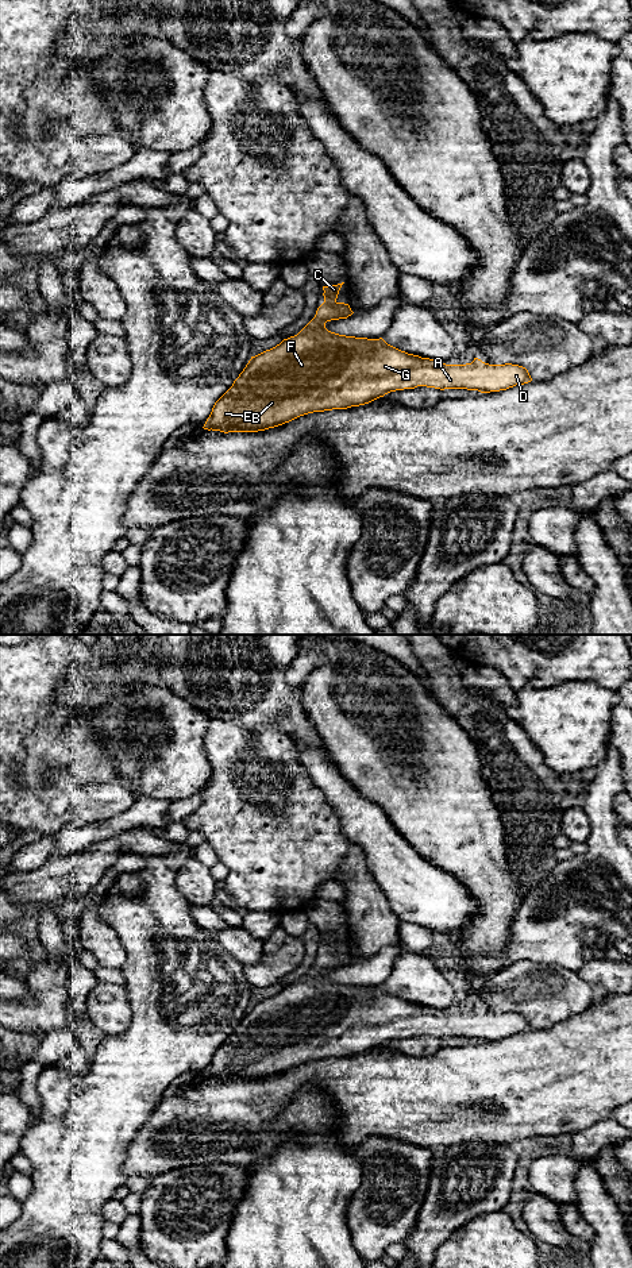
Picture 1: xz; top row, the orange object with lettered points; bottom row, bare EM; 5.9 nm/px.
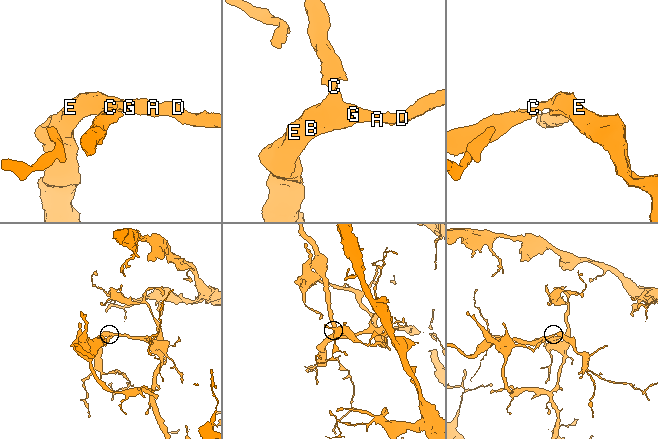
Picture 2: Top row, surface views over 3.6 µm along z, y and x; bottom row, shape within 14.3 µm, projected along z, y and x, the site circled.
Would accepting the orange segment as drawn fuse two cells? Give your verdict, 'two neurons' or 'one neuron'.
two neurons

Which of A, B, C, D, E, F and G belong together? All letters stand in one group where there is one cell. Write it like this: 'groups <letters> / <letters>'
groups A B D E F G / C

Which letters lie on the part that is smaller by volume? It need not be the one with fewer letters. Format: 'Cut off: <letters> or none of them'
Cut off: C

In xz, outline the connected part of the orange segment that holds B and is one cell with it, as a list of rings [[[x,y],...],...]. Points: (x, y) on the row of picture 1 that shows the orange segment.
[[[324,301],[297,335],[251,356],[232,386],[215,402],[203,428],[224,433],[258,432],[308,413],[359,406],[390,392],[417,386],[490,393],[532,381],[528,370],[519,365],[489,365],[478,358],[466,365],[446,365],[401,351],[382,338],[346,336],[325,328],[327,321],[347,319],[352,313],[348,304]]]

